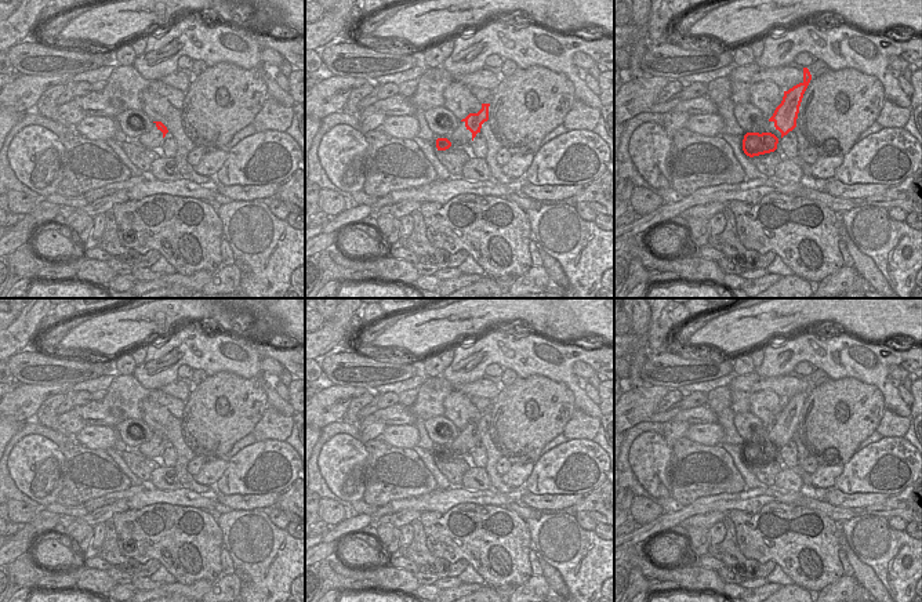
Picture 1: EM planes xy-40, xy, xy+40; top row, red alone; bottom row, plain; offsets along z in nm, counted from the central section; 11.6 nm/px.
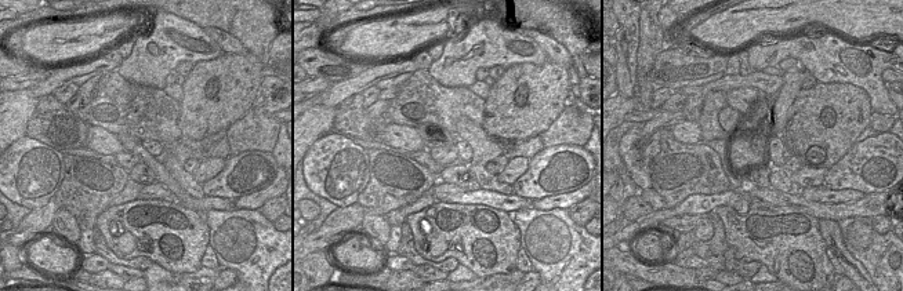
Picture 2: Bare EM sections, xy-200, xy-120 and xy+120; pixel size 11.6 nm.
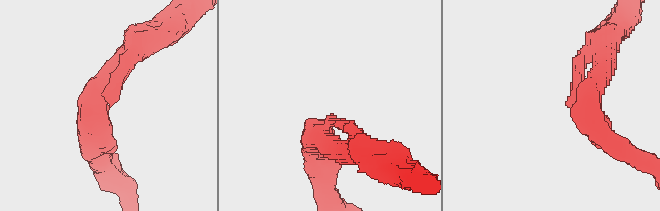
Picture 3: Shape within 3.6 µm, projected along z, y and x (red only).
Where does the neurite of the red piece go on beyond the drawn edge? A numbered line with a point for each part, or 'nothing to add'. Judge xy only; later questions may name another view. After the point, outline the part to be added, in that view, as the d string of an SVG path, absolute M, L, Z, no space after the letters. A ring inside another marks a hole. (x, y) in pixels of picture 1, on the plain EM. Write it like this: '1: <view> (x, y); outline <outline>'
1: xy (461, 446); outline M460 431L458 438L449 446L454 456L468 456L472 452L472 442L465 436L465 431Z

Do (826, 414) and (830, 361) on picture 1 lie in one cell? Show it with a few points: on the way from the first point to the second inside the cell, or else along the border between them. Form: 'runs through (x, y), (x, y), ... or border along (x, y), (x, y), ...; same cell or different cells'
border along (830, 377), (855, 377), (861, 383); different cells

